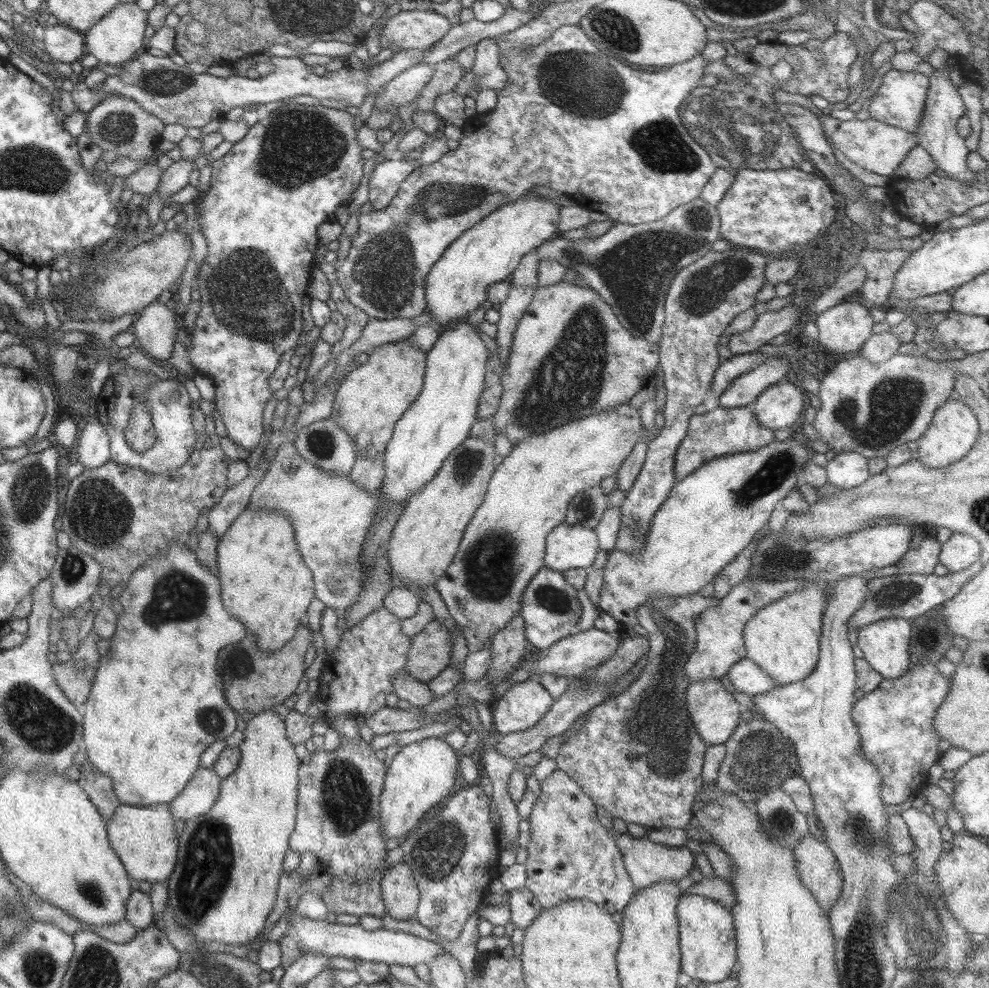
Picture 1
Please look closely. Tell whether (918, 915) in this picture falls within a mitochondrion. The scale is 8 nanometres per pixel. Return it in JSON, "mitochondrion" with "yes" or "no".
{"mitochondrion":"yes"}

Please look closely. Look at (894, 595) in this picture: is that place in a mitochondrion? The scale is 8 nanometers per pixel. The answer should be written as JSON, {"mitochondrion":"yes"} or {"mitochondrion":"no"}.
{"mitochondrion":"yes"}

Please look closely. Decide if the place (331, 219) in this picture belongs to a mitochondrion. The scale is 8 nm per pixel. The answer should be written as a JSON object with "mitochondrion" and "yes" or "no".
{"mitochondrion":"no"}

